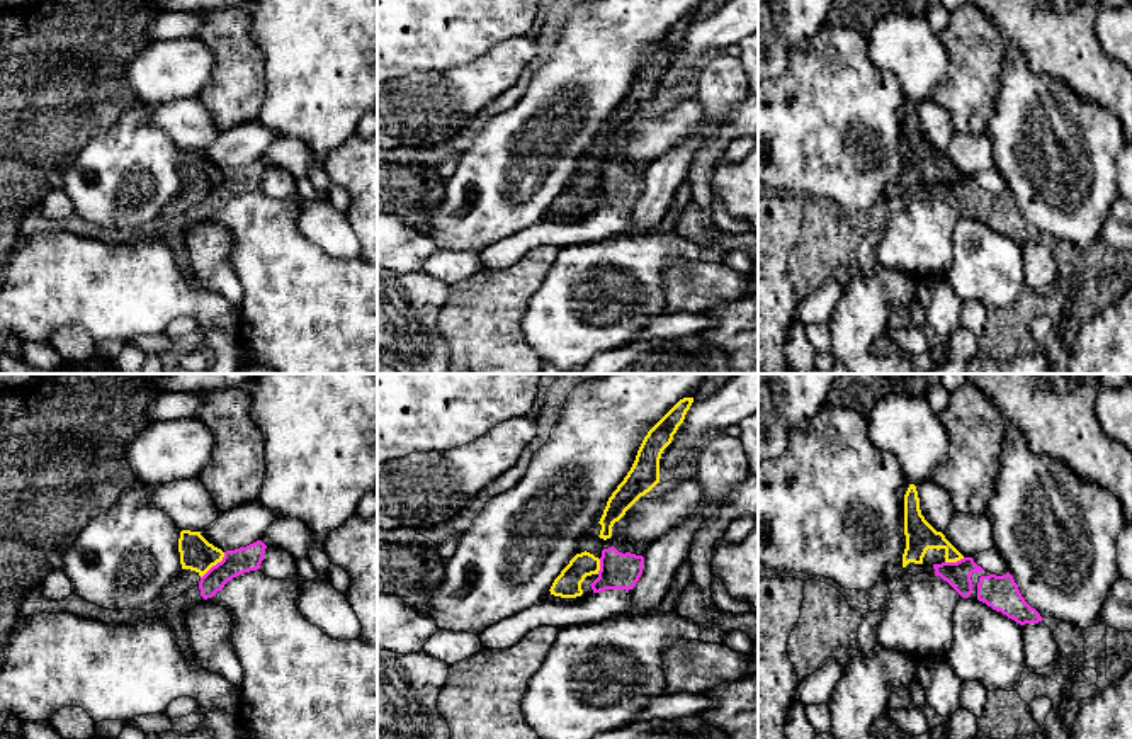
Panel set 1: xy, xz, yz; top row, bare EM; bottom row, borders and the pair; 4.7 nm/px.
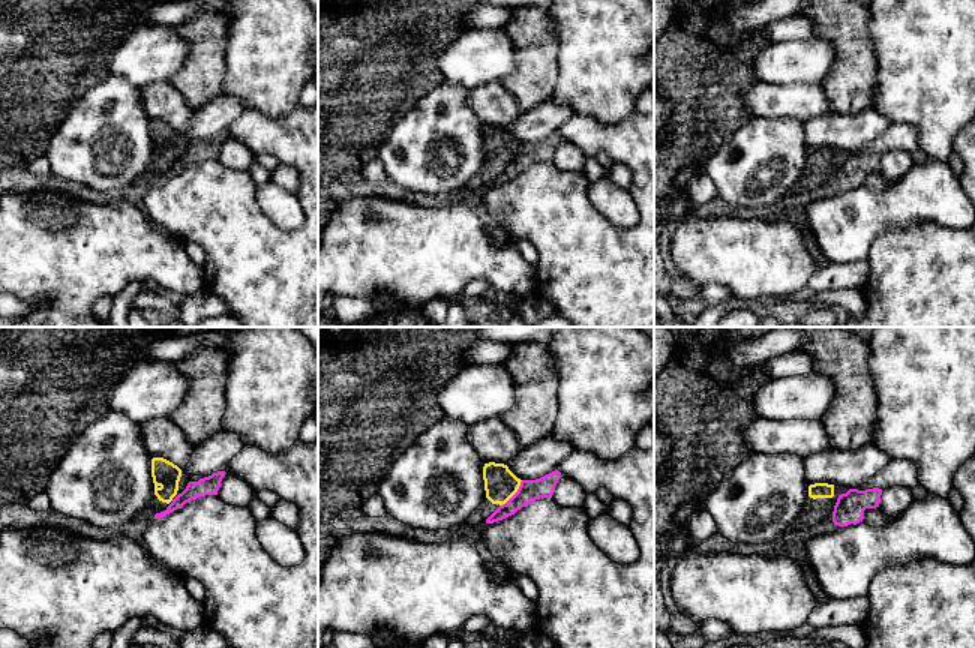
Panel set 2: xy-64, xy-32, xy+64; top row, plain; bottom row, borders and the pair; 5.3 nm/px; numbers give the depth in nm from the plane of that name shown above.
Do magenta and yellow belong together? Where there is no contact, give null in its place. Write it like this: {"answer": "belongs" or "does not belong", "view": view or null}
{"answer": "belongs", "view": "xy"}

